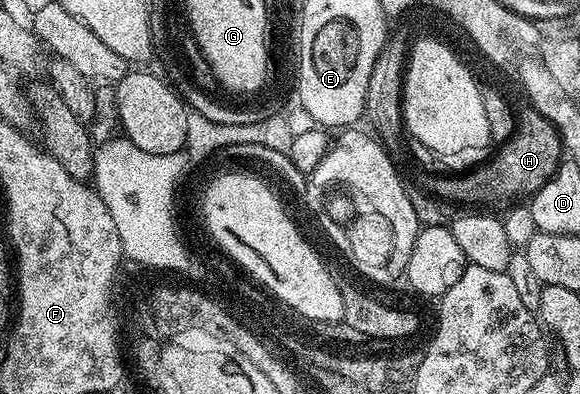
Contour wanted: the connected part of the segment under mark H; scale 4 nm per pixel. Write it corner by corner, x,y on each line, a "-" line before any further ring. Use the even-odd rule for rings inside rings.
525,106
519,112
516,128
508,141
498,147
497,153
488,160
466,168
456,174
433,174
428,191
449,206
466,204
469,210
505,210
524,198
532,197
556,174
563,159
563,145
557,128
546,116
539,114
532,106

